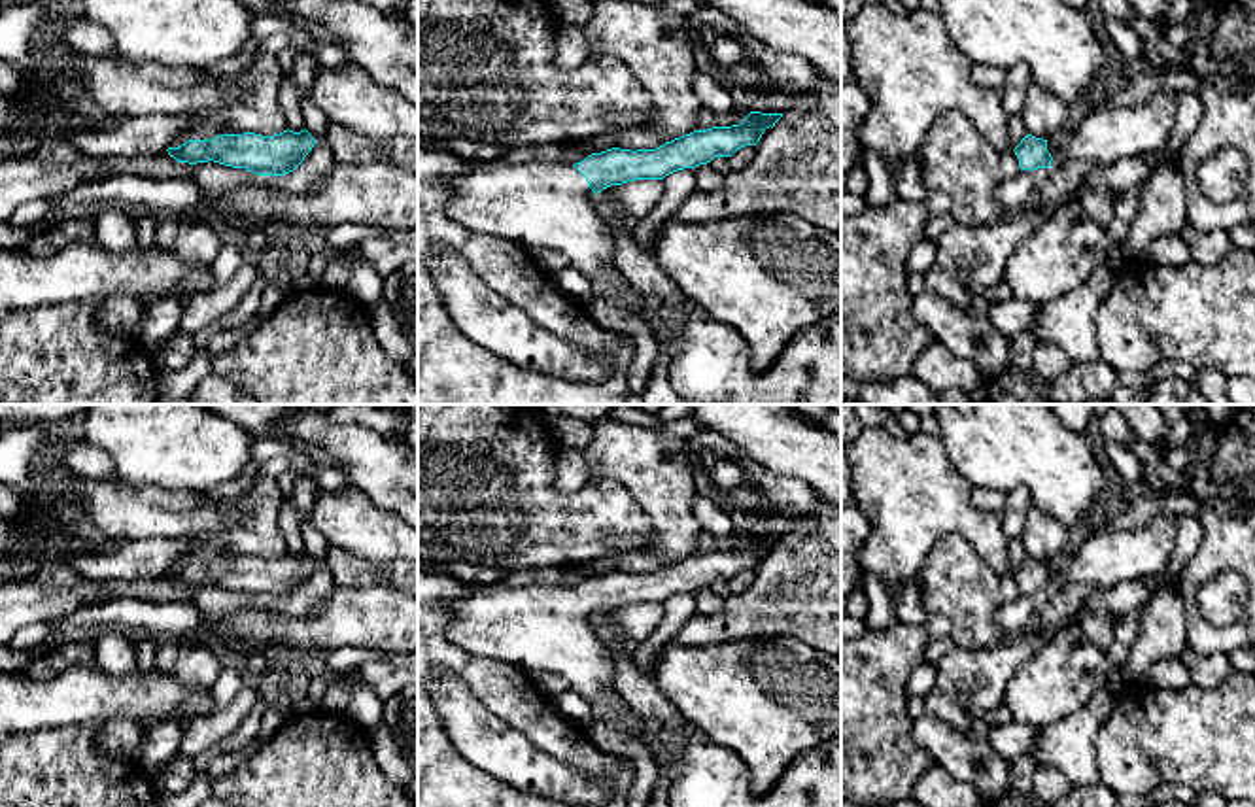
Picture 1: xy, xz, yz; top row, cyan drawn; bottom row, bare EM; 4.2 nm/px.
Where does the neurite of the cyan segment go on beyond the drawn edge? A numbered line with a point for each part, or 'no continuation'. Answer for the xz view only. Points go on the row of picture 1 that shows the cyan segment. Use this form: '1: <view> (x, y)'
1: xz (537, 205)

